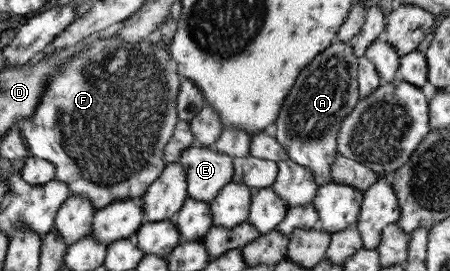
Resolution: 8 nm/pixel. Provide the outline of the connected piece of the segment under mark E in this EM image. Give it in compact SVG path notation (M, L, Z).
M192 145L179 155L178 162L185 170L187 197L210 203L217 192L232 180L231 156L207 146Z

